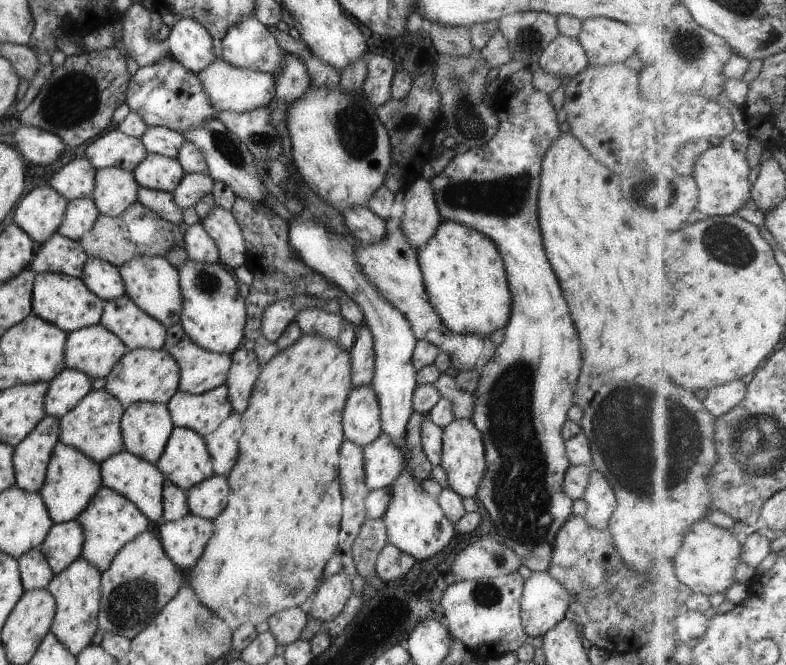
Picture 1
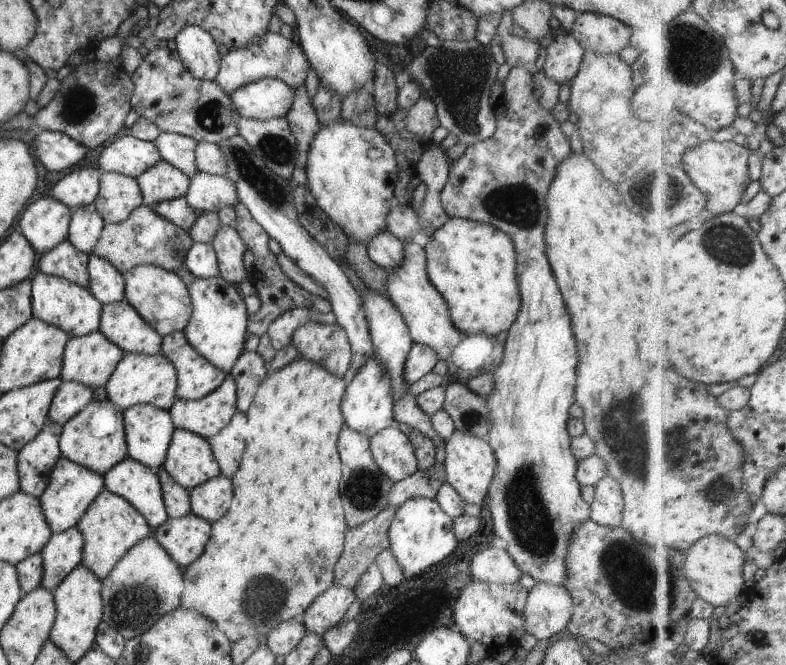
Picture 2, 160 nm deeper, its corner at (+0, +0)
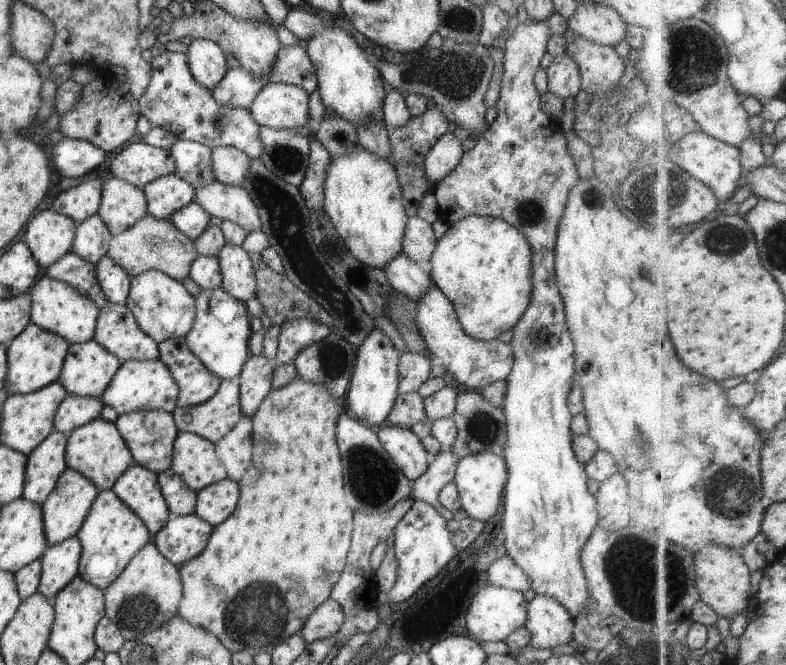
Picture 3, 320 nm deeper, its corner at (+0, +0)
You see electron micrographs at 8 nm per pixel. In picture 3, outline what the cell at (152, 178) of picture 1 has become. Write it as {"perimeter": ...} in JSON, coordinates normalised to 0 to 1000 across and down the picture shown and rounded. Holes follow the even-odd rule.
{"perimeter":[[[221,259],[195,269],[181,287],[187,322],[209,332],[215,331],[219,319],[246,302],[248,292],[247,283]]]}

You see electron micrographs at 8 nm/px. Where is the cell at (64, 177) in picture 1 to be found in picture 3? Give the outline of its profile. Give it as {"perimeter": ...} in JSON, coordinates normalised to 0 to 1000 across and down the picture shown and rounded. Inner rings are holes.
{"perimeter":[[[120,265],[108,274],[103,271],[99,278],[73,292],[73,298],[67,301],[67,307],[62,313],[93,329],[95,337],[102,335],[125,319],[128,284],[128,274]]]}

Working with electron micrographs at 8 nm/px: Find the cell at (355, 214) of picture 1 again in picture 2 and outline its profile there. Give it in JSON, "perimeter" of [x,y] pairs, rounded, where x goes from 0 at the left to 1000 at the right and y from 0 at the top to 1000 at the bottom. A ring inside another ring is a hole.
{"perimeter":[[[492,346],[480,349],[469,364],[464,364],[469,388],[489,406],[500,406],[511,395],[513,364]]]}

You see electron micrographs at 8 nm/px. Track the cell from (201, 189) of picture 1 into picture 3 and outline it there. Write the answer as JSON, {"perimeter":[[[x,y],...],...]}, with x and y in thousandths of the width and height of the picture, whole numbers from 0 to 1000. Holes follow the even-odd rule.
{"perimeter":[[[271,271],[247,287],[246,304],[265,323],[303,337],[313,350],[333,346],[327,311],[312,284]]]}

